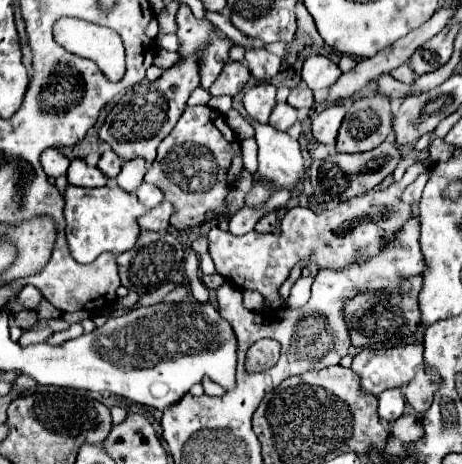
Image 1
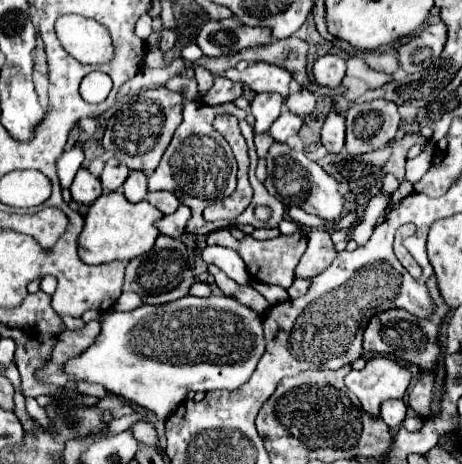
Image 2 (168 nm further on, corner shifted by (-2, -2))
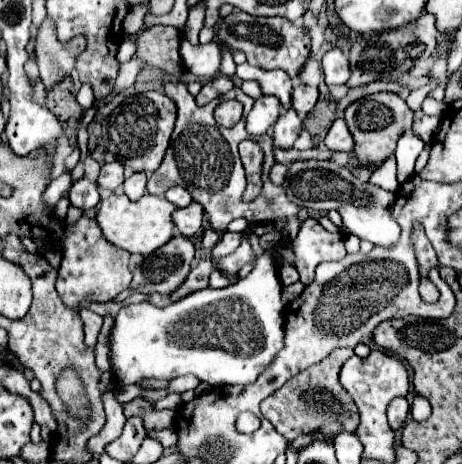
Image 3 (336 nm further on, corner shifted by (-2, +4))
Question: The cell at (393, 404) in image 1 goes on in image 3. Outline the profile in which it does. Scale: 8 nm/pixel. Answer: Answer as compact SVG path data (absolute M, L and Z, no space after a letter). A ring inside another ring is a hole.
M395 397L387 407L387 419L391 429L401 429L409 419L409 403L405 397Z

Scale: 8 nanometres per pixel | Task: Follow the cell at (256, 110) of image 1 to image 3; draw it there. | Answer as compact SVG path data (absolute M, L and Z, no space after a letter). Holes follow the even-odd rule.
M261 95L255 99L253 109L247 115L247 133L249 135L263 135L267 129L277 121L281 111L281 103L273 95Z

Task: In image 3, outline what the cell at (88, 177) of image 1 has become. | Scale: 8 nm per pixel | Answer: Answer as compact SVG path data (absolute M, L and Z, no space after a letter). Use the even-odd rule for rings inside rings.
M85 177L77 179L69 191L69 201L71 205L79 207L79 209L93 209L99 203L99 191L97 191L97 183L89 181Z

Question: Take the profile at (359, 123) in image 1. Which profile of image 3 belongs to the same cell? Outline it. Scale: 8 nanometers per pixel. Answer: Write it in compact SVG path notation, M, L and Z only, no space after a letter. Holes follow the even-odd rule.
M375 93L367 95L355 103L351 103L345 109L345 121L349 125L349 131L355 139L353 153L359 157L361 163L381 163L385 161L393 151L397 139L411 129L413 113L405 105L405 101L395 93Z

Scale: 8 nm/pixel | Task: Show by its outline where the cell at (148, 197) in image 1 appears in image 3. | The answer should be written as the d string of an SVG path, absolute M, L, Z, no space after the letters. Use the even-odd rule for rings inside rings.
M171 187L171 189L167 189L165 191L165 199L171 201L175 207L185 207L185 205L189 205L193 201L191 195L187 193L187 189L183 189L183 187Z

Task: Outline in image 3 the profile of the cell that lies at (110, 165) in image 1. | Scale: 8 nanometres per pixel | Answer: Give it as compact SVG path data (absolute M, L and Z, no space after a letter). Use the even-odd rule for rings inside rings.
M113 161L113 163L105 163L105 165L101 167L101 173L99 173L97 183L99 183L101 189L115 191L115 189L119 189L119 187L123 185L123 179L125 179L125 175L123 175L123 165L121 165L119 161Z

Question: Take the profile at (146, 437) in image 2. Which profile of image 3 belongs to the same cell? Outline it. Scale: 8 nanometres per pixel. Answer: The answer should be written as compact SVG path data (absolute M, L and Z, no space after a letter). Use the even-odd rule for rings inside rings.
M157 429L157 431L147 431L147 437L155 437L163 443L163 447L171 447L177 441L175 429Z

